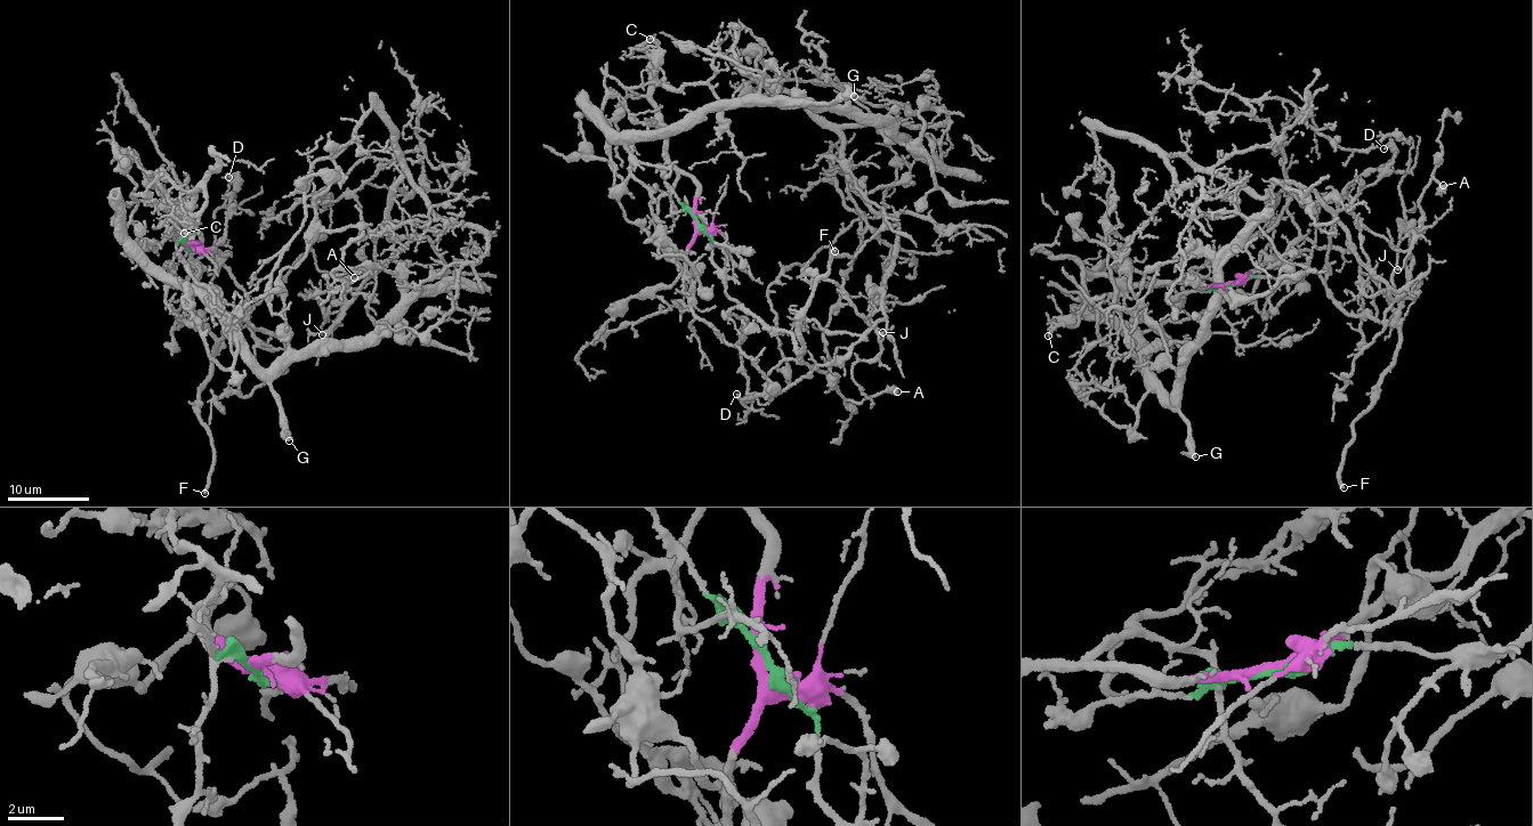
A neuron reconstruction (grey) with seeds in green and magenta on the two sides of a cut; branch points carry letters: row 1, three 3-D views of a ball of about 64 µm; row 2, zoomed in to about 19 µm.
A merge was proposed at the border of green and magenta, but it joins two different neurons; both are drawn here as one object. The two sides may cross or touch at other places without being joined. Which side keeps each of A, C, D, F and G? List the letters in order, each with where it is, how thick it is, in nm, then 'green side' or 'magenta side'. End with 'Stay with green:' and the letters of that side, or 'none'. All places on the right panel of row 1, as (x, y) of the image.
A: (1443, 185) | 600 nm | green side
C: (1048, 335) | 200 nm | magenta side
D: (1384, 148) | 220 nm | green side
F: (1344, 487) | 280 nm | green side
G: (1195, 456) | 360 nm | magenta side
Stay with green: A, D, F

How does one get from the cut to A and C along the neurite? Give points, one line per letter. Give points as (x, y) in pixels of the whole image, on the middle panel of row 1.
A: (696, 223), (711, 241), (711, 264), (733, 299), (791, 334), (798, 356), (845, 399), (855, 404), (897, 393)
C: (696, 224), (698, 181), (668, 156), (663, 120), (651, 96), (663, 79), (659, 80), (656, 49), (650, 39)

